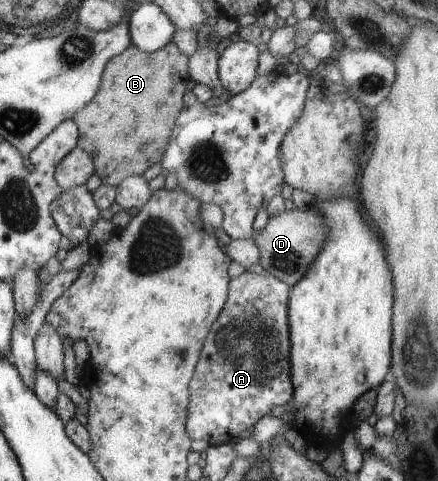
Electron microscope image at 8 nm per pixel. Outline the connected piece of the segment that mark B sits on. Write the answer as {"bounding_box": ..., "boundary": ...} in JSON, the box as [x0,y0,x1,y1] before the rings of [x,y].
{"bounding_box":[71,41,189,187],"boundary":[[[172,41],[152,53],[140,51],[131,43],[124,51],[108,59],[96,95],[71,117],[78,130],[77,146],[91,157],[94,173],[102,184],[116,187],[125,177],[142,174],[162,159],[174,120],[184,106],[183,95],[189,81],[187,66],[187,55],[182,54]]]}

